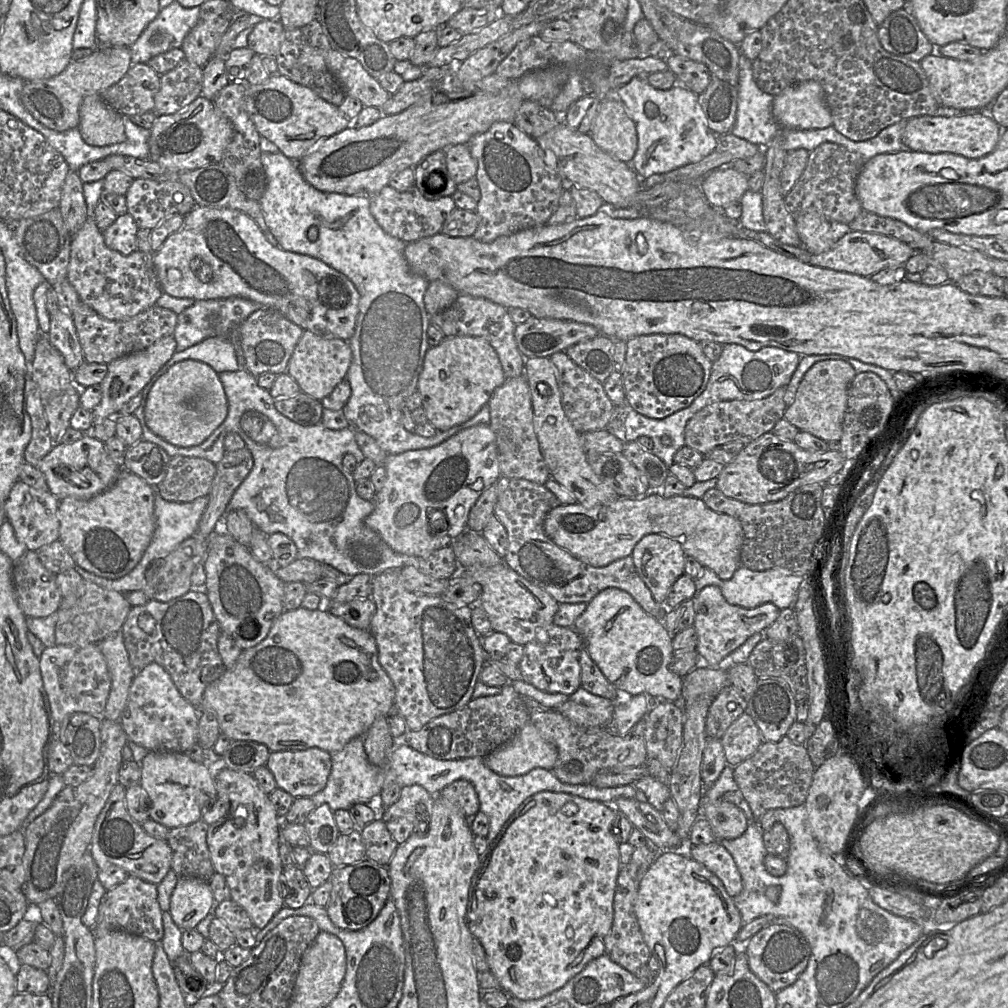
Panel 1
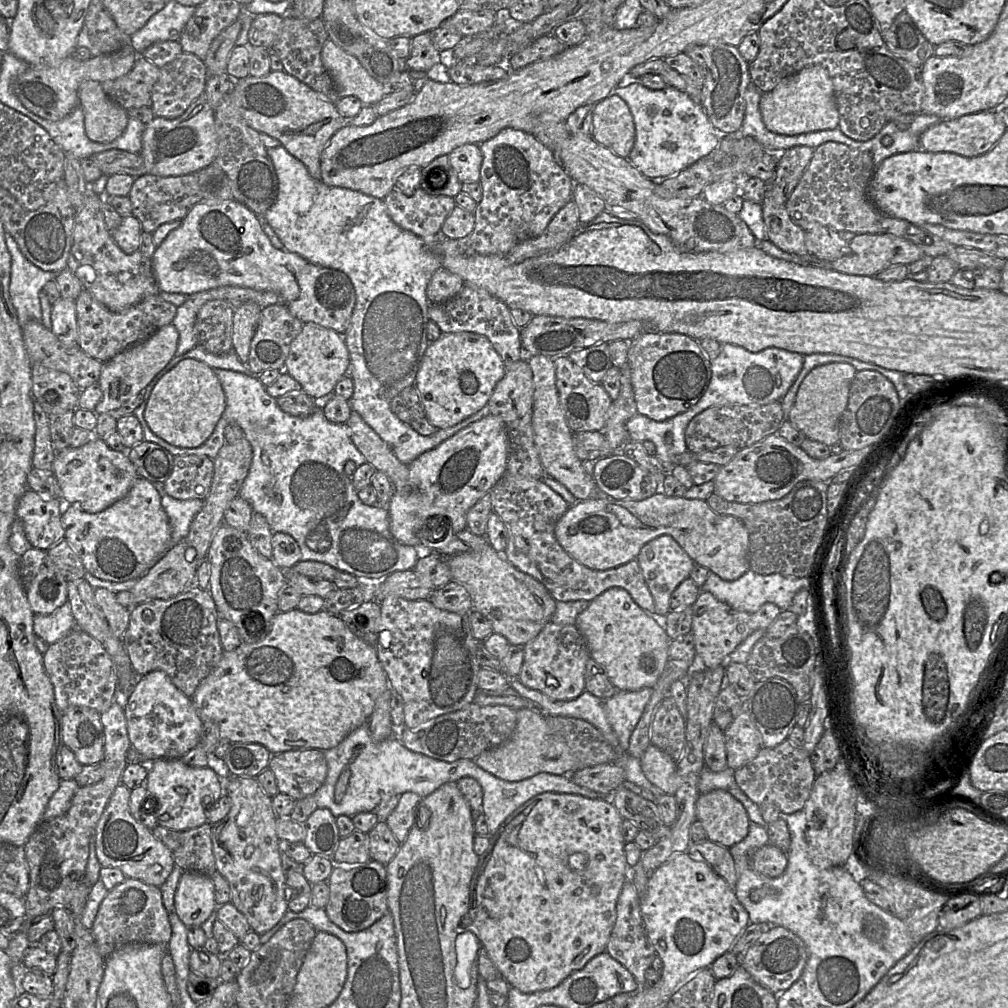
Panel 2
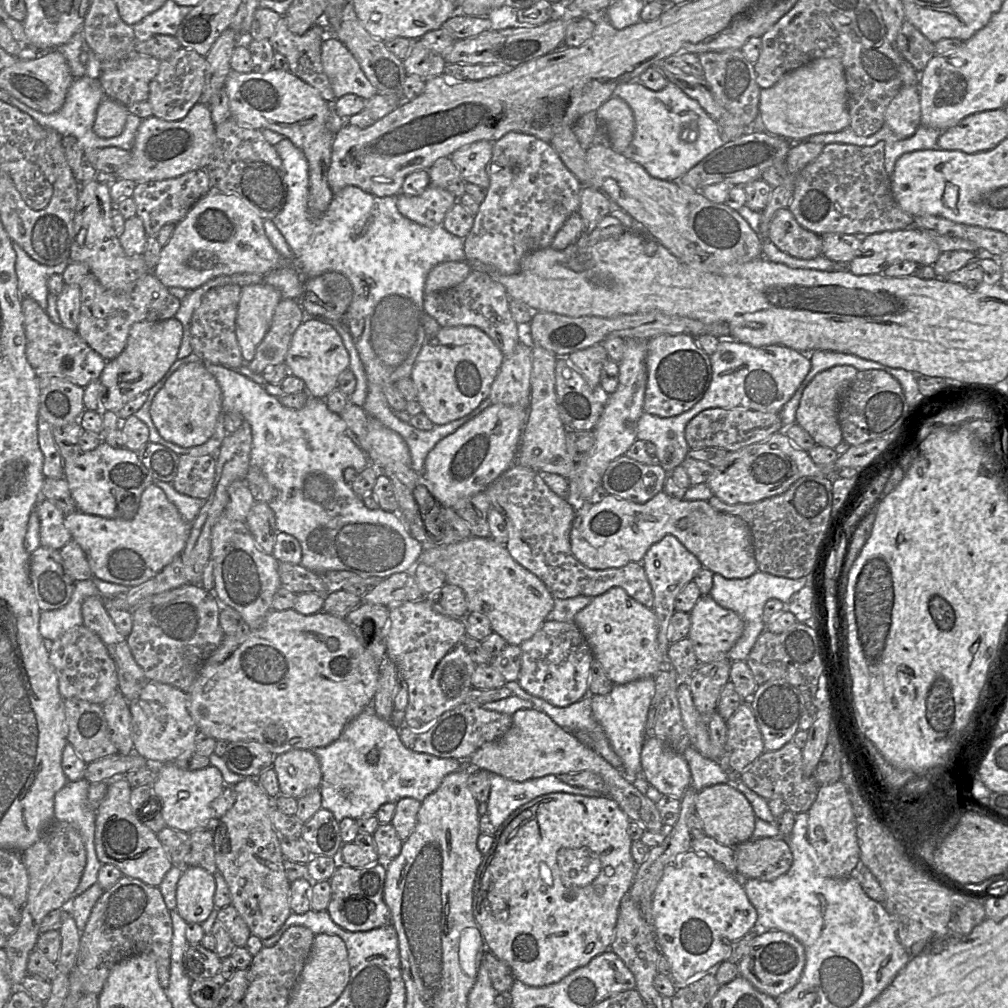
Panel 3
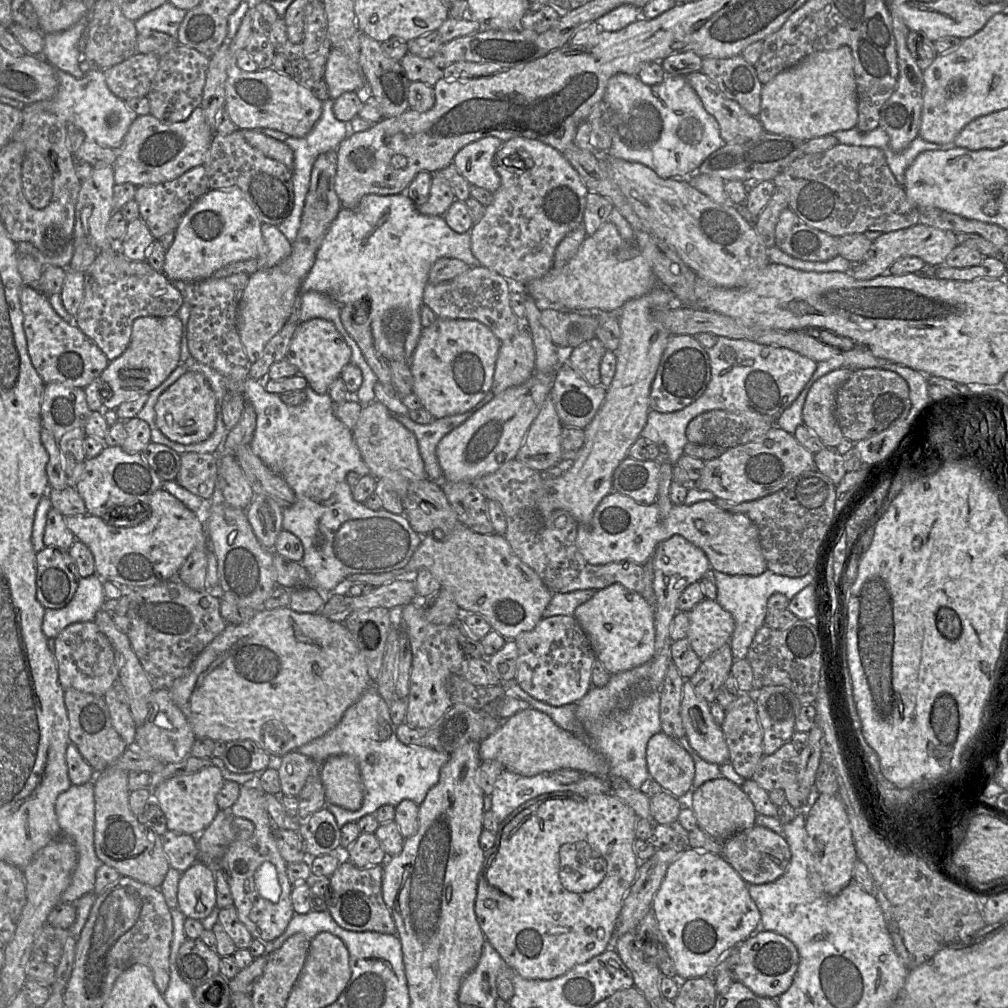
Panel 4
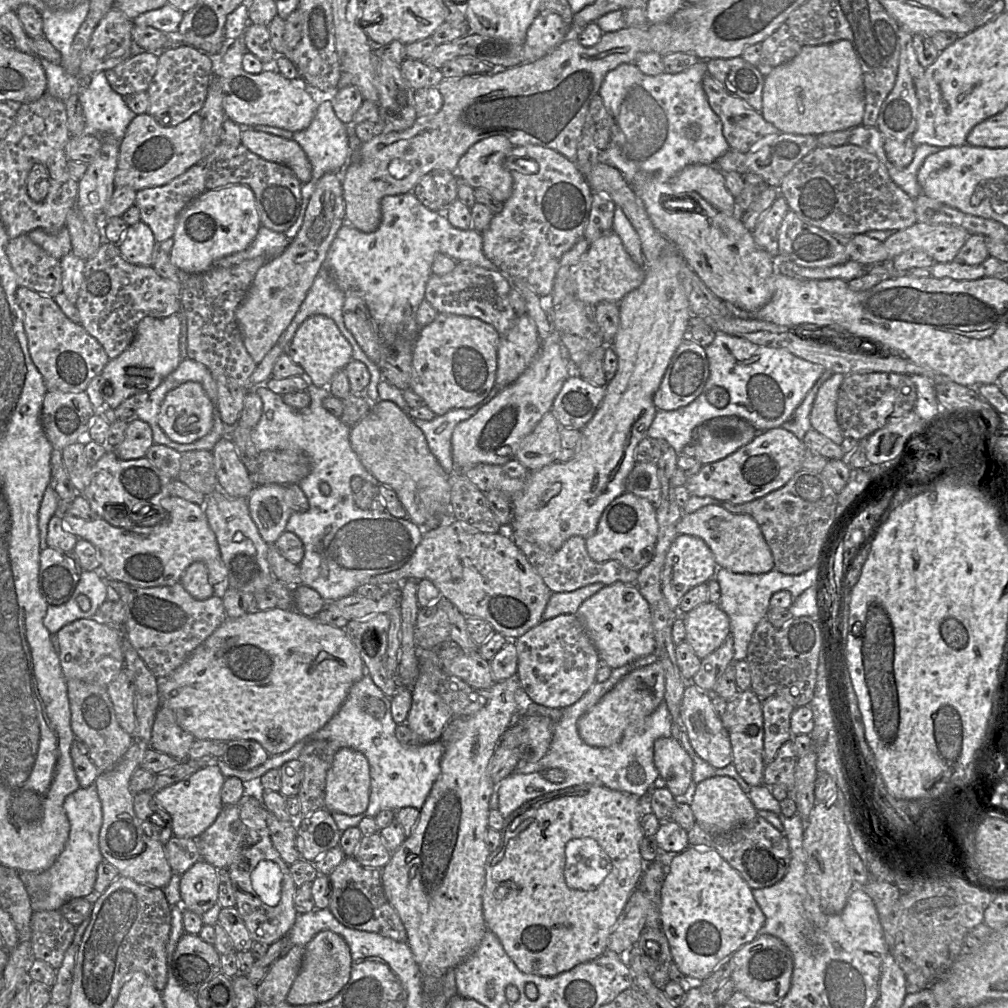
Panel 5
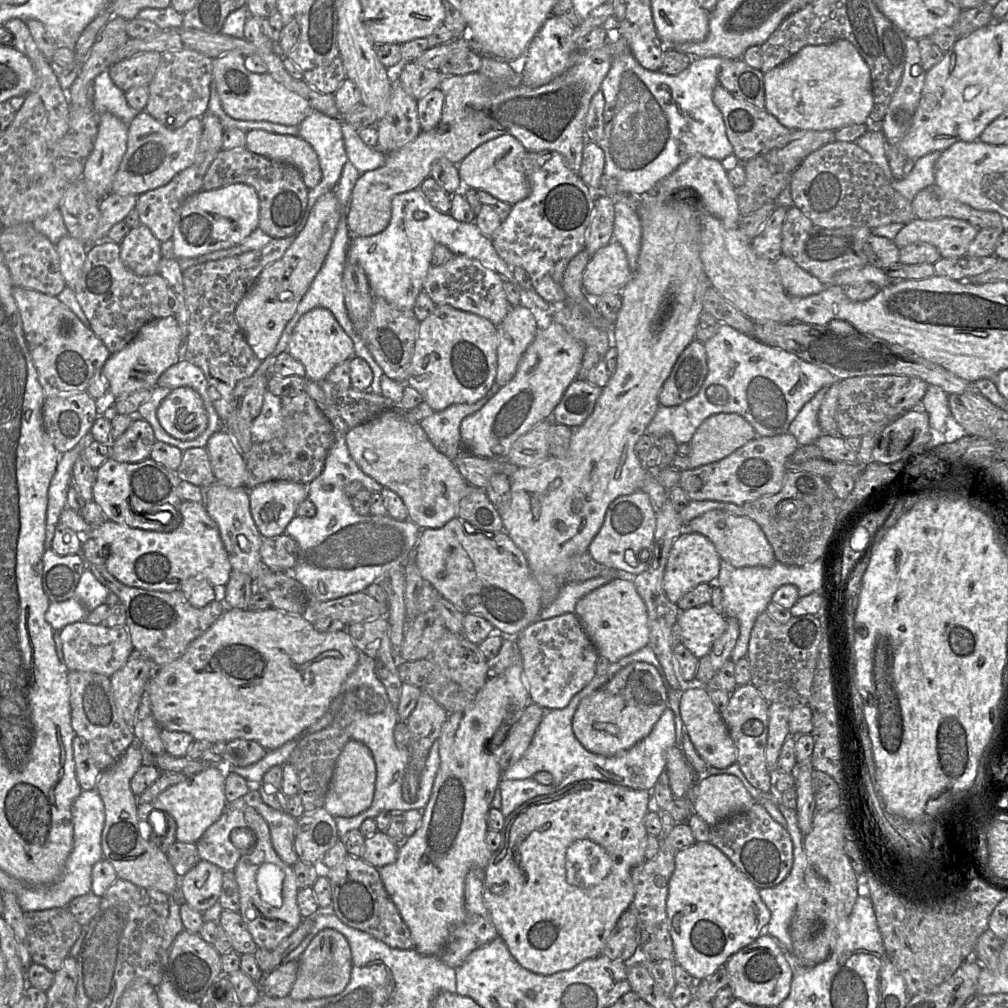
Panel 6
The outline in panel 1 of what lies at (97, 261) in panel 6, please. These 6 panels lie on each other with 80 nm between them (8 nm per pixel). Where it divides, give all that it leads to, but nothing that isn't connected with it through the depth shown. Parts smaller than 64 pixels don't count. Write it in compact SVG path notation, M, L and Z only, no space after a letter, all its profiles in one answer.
M80 301L73 310L72 317L84 361L101 364L108 364L122 356L141 351L159 339L173 335L177 324L176 313L156 304L133 317L109 320Z

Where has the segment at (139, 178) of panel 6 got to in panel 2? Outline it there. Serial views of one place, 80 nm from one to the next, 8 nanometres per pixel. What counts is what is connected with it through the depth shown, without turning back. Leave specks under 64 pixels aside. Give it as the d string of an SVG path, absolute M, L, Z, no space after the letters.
M201 96L192 102L181 116L174 119L156 116L146 124L139 155L144 161L146 174L183 176L197 173L211 165L216 158L217 149L215 109Z

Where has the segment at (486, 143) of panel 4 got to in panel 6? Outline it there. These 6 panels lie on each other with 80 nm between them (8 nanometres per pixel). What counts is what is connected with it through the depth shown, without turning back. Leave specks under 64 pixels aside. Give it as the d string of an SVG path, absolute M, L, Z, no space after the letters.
M503 135L481 144L458 164L463 186L476 191L484 190L510 205L524 200L530 193L530 185L520 169L519 161L526 151L524 146L510 135Z

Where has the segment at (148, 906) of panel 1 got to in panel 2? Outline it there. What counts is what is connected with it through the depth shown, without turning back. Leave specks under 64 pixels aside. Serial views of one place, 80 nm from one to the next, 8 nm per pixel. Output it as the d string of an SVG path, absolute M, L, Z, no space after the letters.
M126 877L122 883L109 890L102 900L91 932L98 952L104 959L118 947L129 943L160 944L166 948L171 938L171 926L160 887Z

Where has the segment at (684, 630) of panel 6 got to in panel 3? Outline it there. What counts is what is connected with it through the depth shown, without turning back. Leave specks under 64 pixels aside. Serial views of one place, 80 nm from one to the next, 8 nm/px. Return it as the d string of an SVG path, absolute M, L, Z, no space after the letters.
M701 595L689 614L691 627L688 637L692 641L700 664L711 663L727 657L727 653L744 631L742 618L734 611L718 605L710 595Z

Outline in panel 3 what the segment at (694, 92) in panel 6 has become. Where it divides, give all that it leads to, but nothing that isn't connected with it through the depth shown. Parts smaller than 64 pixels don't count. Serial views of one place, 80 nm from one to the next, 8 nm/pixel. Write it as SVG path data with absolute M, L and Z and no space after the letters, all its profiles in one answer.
M638 81L620 83L615 87L612 96L623 99L629 105L635 120L633 139L622 155L643 166L651 176L657 179L680 180L692 167L728 141L722 136L717 122L699 103L671 82L667 82L666 86L659 91L648 89Z

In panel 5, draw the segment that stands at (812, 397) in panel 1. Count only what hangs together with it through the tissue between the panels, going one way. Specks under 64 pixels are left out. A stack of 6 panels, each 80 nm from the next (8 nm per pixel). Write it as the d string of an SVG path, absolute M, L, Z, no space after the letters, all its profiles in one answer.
M835 373L818 390L809 420L813 430L840 445L844 436L836 418L836 405L839 388L845 375Z

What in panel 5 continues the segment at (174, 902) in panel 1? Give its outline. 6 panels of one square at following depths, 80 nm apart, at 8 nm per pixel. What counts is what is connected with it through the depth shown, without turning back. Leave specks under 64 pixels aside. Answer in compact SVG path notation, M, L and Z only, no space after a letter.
M200 859L181 875L182 907L199 916L217 903L218 890L218 869L204 860Z

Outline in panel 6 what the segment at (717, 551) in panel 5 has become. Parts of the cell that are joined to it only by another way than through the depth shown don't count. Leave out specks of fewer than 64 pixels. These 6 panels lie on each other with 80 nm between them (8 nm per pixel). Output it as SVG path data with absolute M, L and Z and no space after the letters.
M719 509L709 510L688 522L685 531L696 532L707 537L714 544L721 560L735 568L771 567L776 562L774 551L764 532L749 517L735 516Z

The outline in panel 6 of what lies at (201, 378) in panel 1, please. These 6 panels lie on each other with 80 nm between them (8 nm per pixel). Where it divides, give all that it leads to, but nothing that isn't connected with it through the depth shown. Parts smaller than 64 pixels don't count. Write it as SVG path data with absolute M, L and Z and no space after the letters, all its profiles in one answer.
M191 387L172 389L157 409L162 428L172 437L189 441L201 435L208 425L208 415L199 393Z

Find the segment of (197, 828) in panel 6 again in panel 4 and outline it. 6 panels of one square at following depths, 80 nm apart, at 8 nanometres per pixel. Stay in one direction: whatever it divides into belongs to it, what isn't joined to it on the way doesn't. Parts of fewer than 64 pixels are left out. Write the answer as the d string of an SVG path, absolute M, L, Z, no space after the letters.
M210 764L192 774L173 776L153 789L153 798L166 817L167 829L198 836L211 824L219 811L216 797L224 782L220 769Z

